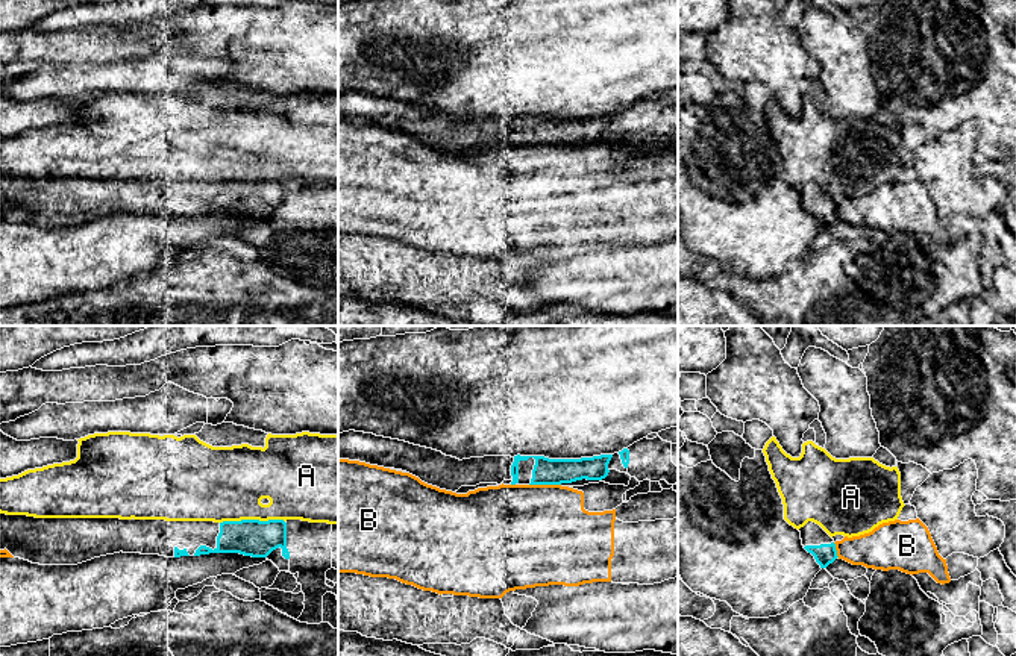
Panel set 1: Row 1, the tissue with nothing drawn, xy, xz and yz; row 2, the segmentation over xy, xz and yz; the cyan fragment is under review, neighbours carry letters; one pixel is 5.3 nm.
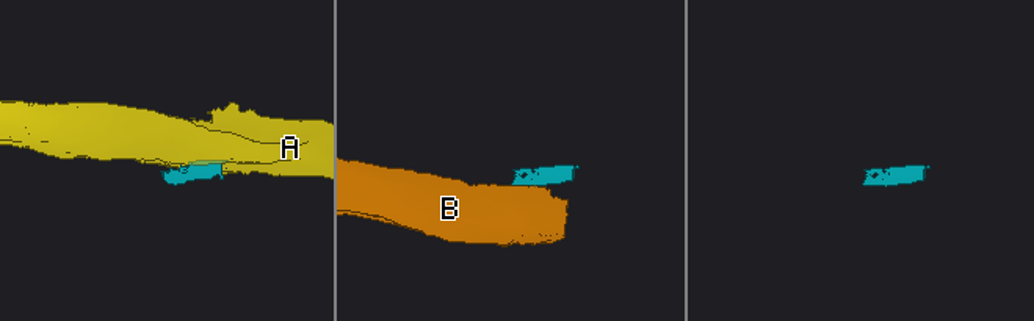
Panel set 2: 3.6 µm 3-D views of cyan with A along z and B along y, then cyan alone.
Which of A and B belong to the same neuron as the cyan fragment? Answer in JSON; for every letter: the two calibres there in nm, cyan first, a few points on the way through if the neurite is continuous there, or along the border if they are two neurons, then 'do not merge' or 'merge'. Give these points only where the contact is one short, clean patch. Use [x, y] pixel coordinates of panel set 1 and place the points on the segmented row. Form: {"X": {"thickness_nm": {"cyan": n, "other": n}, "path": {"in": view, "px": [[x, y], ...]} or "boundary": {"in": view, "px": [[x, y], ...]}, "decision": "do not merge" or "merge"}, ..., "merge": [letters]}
{"A": {"thickness_nm": {"cyan": 200, "other": 400}, "decision": "do not merge"}, "B": {"thickness_nm": {"cyan": 140, "other": 500}, "decision": "do not merge"}, "merge": []}

